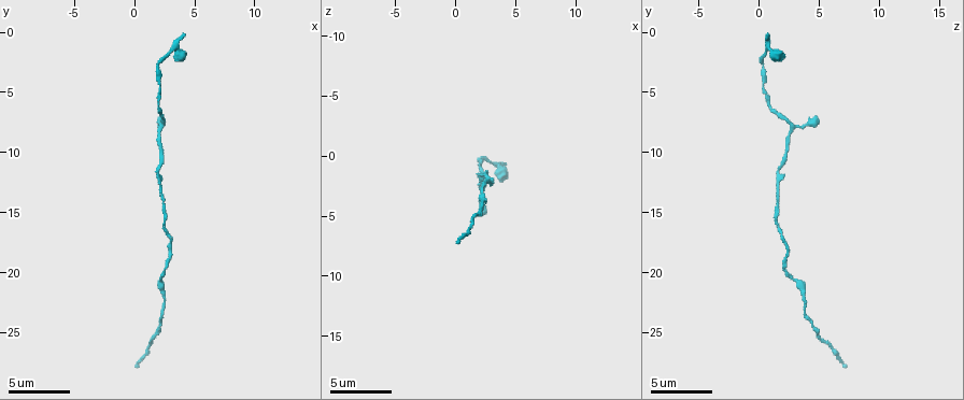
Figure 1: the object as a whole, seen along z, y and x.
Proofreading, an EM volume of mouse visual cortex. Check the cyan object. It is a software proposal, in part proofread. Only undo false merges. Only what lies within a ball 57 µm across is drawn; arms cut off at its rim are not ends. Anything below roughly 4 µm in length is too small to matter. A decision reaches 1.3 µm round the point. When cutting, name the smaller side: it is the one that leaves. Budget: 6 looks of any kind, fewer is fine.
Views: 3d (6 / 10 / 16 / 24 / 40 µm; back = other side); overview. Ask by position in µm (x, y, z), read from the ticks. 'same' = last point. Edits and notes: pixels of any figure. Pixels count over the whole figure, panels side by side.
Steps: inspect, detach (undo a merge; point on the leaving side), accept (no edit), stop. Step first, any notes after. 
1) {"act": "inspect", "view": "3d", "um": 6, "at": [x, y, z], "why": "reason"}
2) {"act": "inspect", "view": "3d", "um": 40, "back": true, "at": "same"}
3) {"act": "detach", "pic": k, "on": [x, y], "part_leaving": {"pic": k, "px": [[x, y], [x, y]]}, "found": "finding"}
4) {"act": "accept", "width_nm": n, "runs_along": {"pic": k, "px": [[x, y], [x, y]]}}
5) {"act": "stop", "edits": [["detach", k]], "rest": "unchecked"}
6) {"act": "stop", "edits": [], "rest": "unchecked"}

{"act": "inspect", "view": "3d", "um": 16, "at": [2.2, 20.2, 2.4], "why": "sudden change in width"}

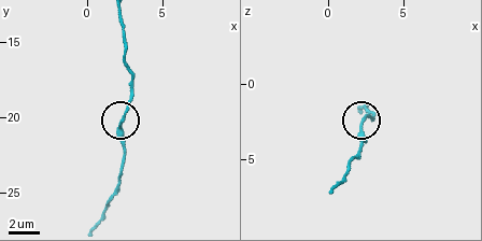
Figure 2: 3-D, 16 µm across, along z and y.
{"act": "accept", "runs_along": {"pic": 2, "px": [[124, 33], [131, 78], [119, 124], [124, 150]]}, "found": "one neuron here"}

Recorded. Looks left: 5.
{"act": "inspect", "view": "3d", "um": 10, "at": [2.2, 12.8, 1.4], "why": "three arms meet"}

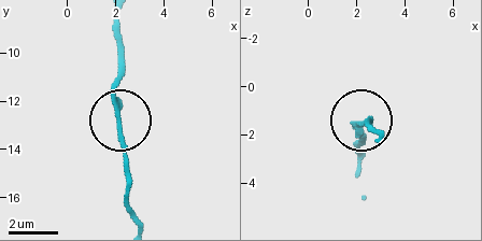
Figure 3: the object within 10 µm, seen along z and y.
{"act": "accept", "arms": 3, "runs_along": {"pic": 3, "px": [[126, 155], [113, 89], [119, 42]]}, "found": "continuous, no second neuron"}

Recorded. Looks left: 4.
{"act": "inspect", "view": "3d", "um": 10, "at": [2.0, 6.6, 1.4], "why": "calibre changes"}

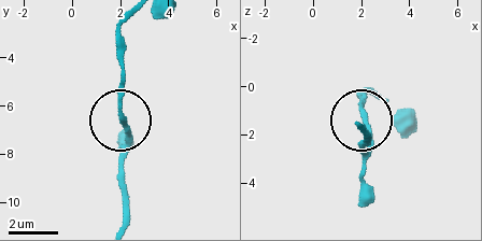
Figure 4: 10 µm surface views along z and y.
{"act": "accept", "runs_along": {"pic": 4, "px": [[124, 221], [124, 131], [118, 115], [124, 43]]}, "found": "all the same neuron"}

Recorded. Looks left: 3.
{"act": "stop", "edits": [], "rest": "unchecked"}

